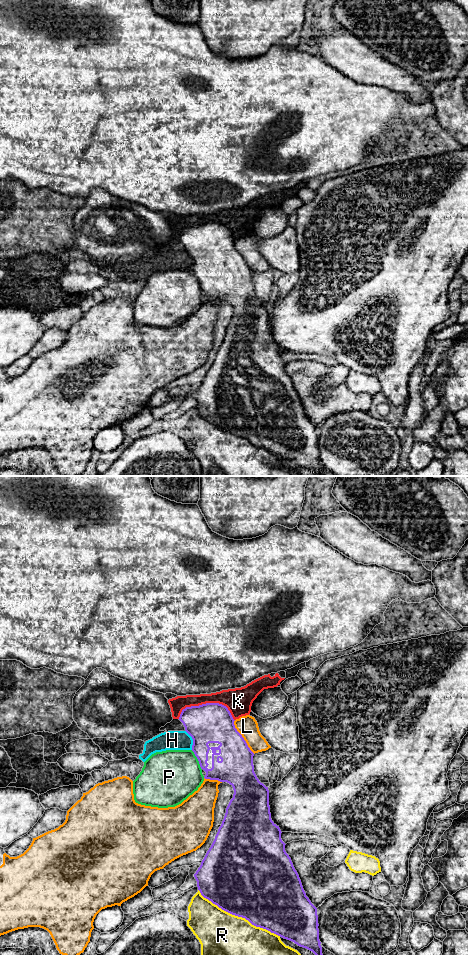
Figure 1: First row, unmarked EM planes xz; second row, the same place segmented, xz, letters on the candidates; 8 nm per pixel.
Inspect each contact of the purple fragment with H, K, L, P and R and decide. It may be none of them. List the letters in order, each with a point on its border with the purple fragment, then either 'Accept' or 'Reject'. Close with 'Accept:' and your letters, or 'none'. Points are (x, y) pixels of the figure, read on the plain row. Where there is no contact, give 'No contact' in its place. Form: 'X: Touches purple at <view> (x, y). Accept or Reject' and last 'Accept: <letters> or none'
H: Touches purple at xz (193, 260). Reject
K: Touches purple at xz (207, 223). Reject
L: Touches purple at xz (242, 257). Reject
P: Touches purple at xz (198, 280). Reject
R: Touches purple at xz (238, 436). Reject
Accept: none

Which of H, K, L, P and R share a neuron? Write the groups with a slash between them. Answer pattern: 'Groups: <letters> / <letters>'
Groups: H K / L / P / R

